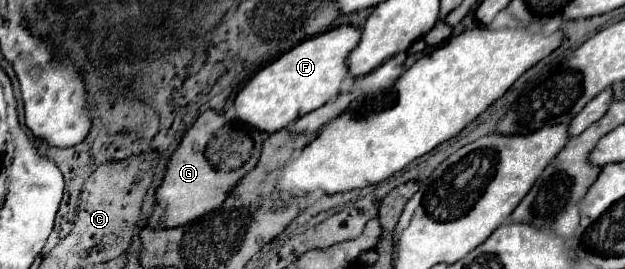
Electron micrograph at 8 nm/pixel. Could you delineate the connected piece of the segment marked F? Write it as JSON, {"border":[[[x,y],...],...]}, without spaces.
{"border":[[[339,26],[319,36],[303,40],[299,46],[281,54],[263,66],[235,96],[235,120],[259,132],[277,132],[297,118],[321,108],[339,94],[341,82],[347,78],[345,58],[357,46],[359,30]]]}

